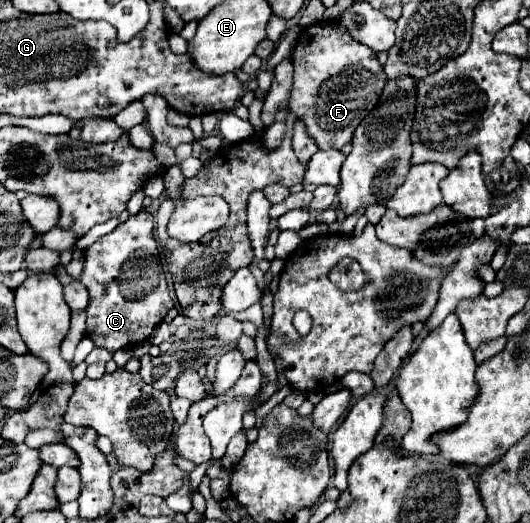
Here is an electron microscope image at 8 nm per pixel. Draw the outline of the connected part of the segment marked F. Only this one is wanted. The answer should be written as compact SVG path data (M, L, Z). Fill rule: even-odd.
M320 22L306 30L302 30L298 44L292 52L294 64L294 86L290 104L282 106L276 124L258 136L264 146L277 148L282 143L286 126L284 112L290 108L296 116L306 122L308 134L314 138L318 148L342 148L352 140L356 126L370 114L370 110L378 104L382 88L386 84L386 74L376 58L376 52L360 42L350 40L346 30L342 30L334 22Z

